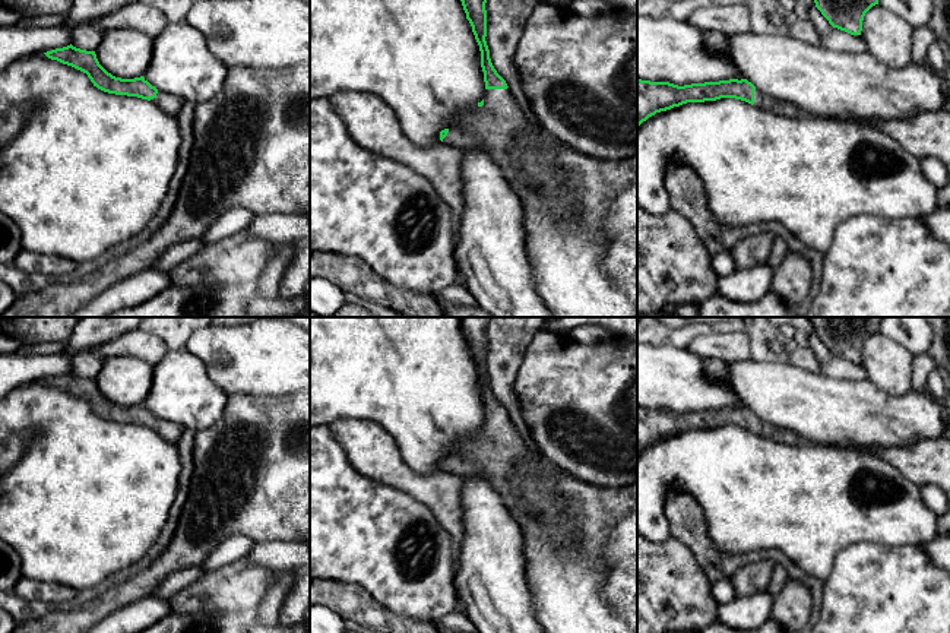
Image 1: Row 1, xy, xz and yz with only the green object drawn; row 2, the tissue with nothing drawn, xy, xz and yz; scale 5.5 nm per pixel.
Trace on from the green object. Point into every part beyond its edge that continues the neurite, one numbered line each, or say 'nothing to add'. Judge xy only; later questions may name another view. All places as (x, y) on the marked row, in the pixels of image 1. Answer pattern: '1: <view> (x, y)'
1: xy (170, 104)

